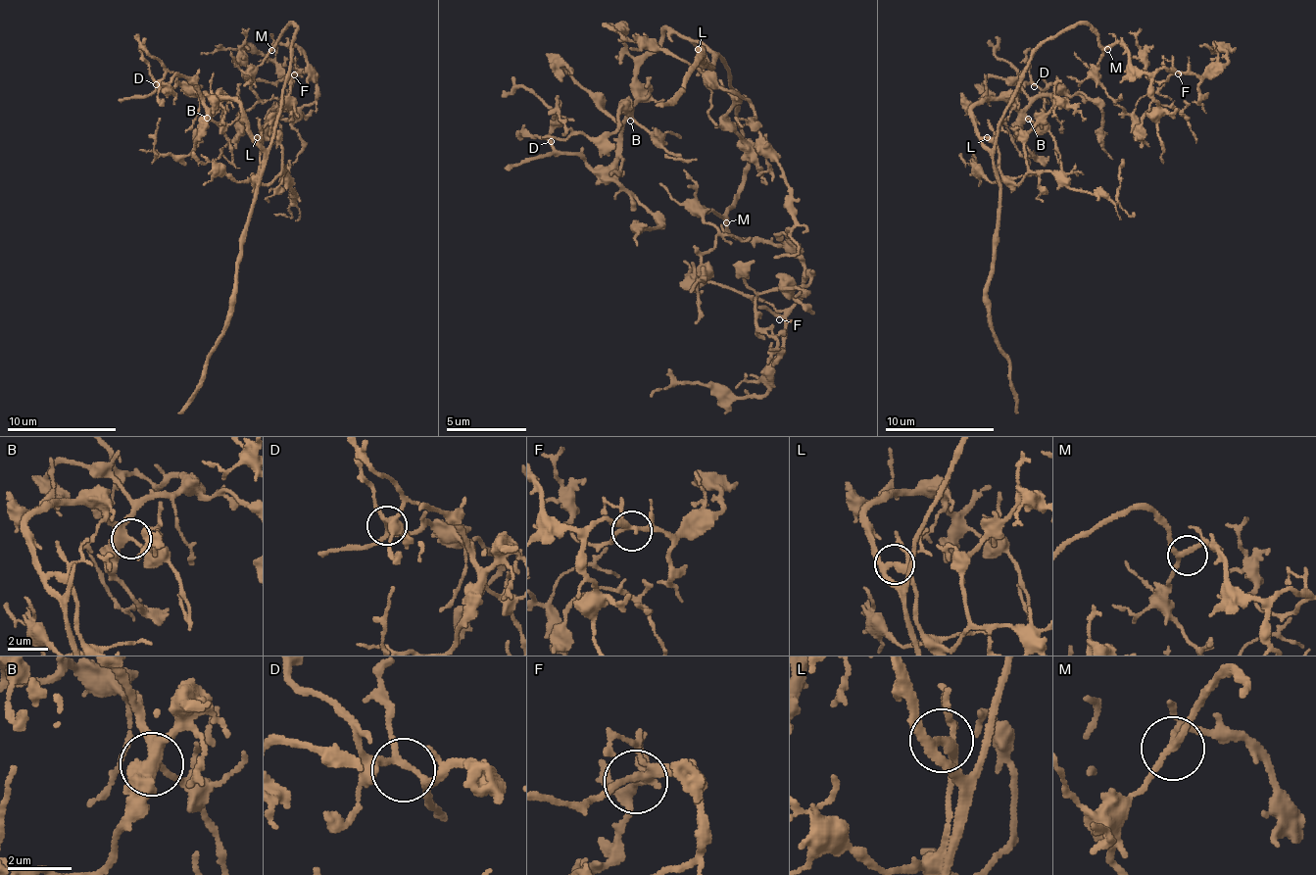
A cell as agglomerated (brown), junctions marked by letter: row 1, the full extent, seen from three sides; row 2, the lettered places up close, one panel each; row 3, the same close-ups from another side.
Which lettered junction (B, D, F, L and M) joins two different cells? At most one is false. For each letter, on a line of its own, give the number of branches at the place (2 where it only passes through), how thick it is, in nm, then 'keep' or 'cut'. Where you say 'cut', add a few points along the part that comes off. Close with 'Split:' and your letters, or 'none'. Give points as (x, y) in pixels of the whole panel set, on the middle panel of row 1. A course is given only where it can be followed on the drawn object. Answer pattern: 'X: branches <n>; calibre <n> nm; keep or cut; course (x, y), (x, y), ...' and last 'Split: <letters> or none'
B: branches 4; calibre 360 nm; keep
D: branches 4; calibre 200 nm; keep
F: branches 4; calibre 220 nm; keep
L: branches 4; calibre 240 nm; keep
M: branches 4; calibre 200 nm; keep
Split: none

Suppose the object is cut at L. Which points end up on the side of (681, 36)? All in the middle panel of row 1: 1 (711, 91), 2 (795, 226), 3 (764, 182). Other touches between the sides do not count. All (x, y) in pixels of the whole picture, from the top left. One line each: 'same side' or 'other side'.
1: other side
2: other side
3: other side

